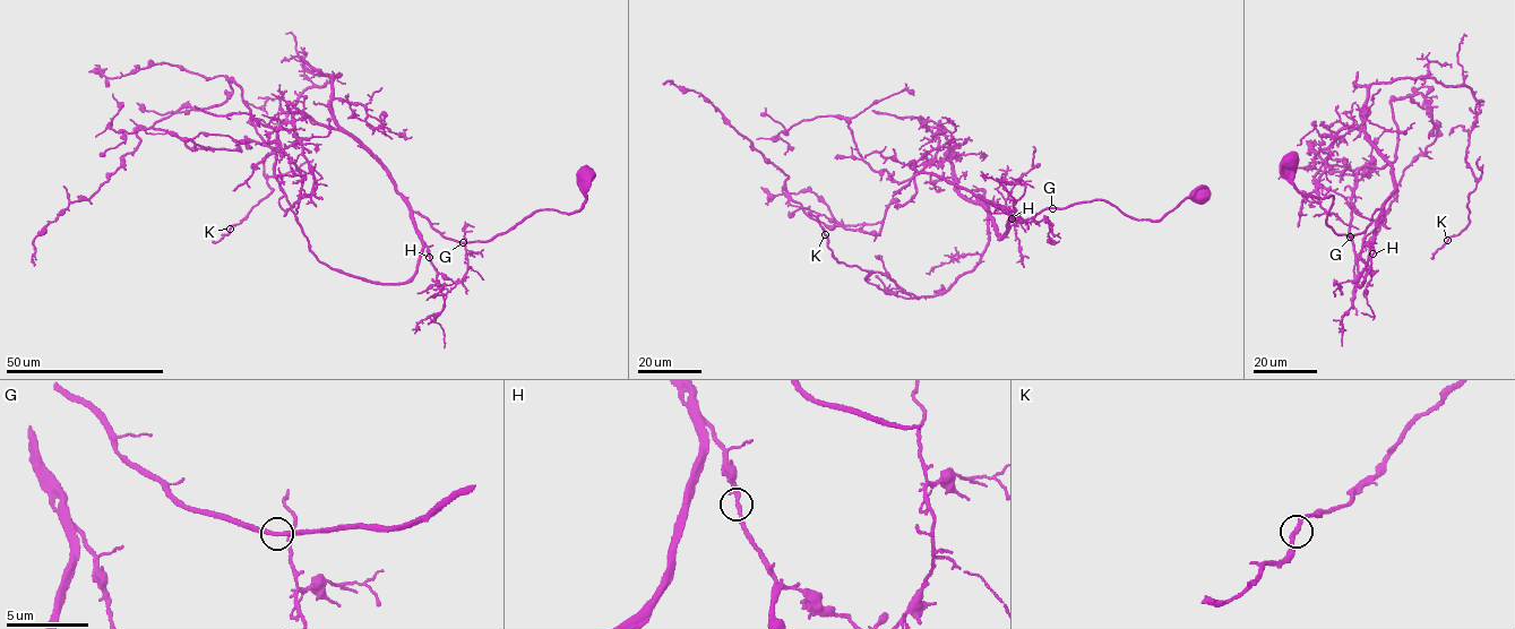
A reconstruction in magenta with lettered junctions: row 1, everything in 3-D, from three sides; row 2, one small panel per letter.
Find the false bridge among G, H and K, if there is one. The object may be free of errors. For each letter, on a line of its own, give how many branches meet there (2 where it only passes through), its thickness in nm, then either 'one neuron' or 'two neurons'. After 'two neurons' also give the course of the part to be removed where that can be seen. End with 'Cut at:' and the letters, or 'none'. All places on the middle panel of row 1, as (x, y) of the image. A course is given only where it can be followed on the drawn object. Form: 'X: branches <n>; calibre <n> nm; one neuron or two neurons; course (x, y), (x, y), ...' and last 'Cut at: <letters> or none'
G: branches 2; calibre 280 nm; one neuron
H: branches 2; calibre 240 nm; one neuron
K: branches 2; calibre 220 nm; one neuron
Cut at: none

